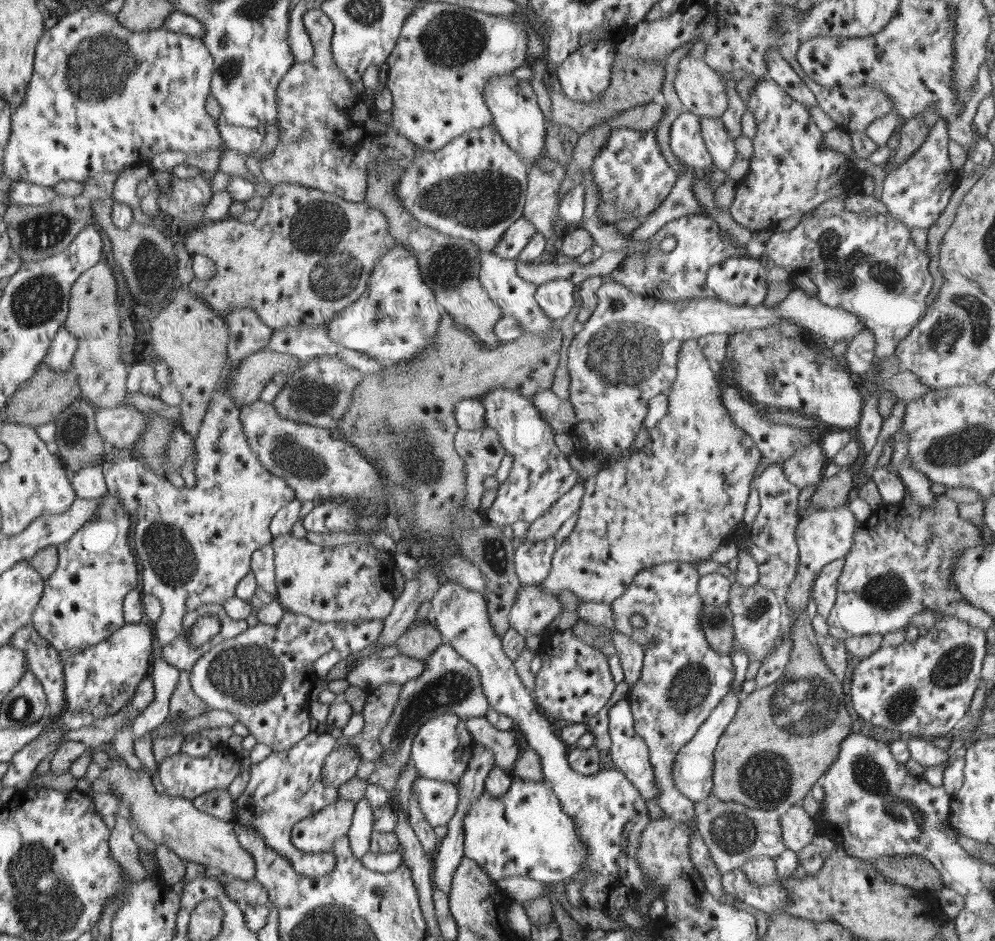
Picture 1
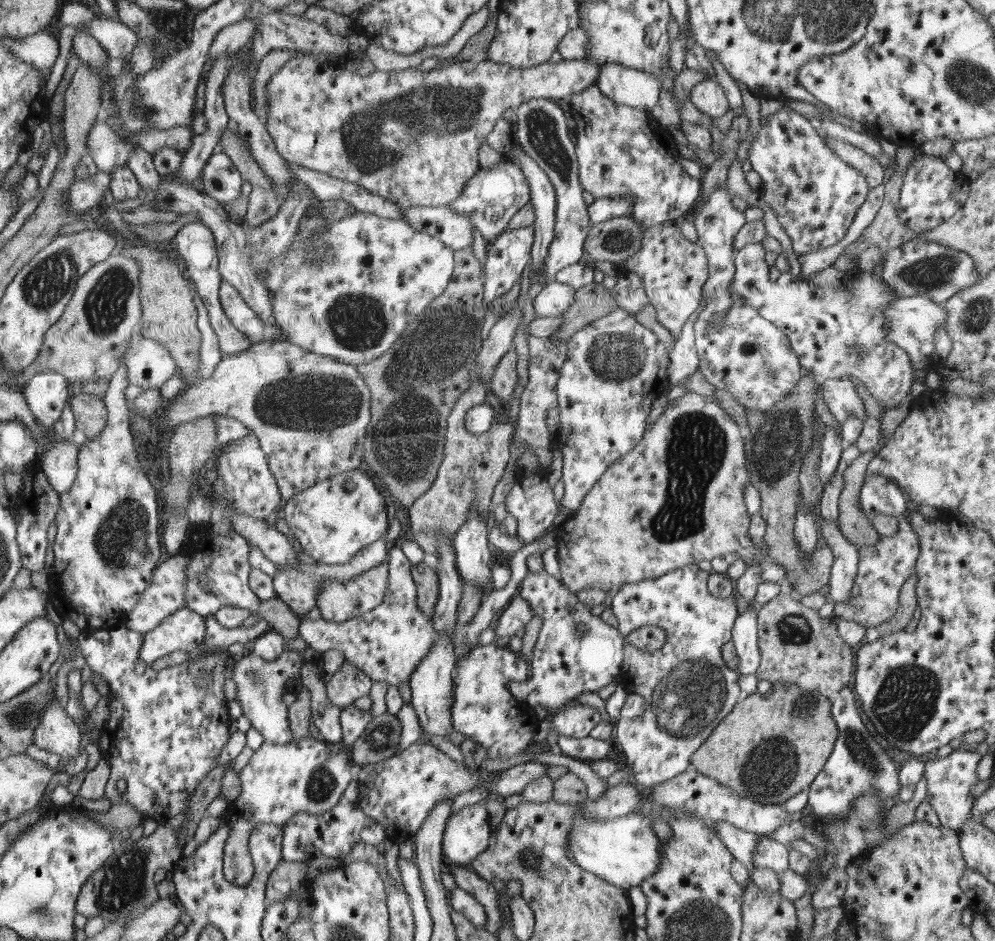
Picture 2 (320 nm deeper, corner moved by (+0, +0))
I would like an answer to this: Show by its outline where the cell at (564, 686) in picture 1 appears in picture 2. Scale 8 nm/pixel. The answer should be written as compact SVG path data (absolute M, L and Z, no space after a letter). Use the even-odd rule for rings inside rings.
M545 570L538 573L529 573L520 586L520 596L531 605L531 611L541 618L542 627L532 652L533 668L531 678L526 682L511 685L512 692L520 700L527 700L528 704L535 707L537 704L544 705L550 713L569 705L578 703L576 697L585 692L598 692L603 686L616 680L622 672L623 644L625 638L618 628L610 626L600 617L592 615L590 609L579 600L577 593L572 594L562 584L560 577L552 576Z

